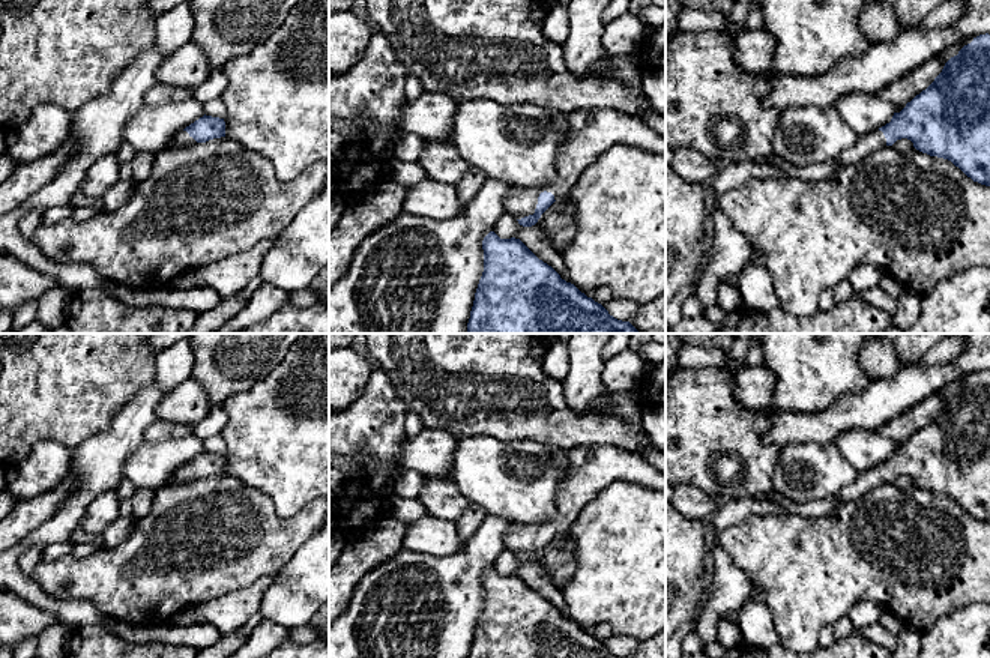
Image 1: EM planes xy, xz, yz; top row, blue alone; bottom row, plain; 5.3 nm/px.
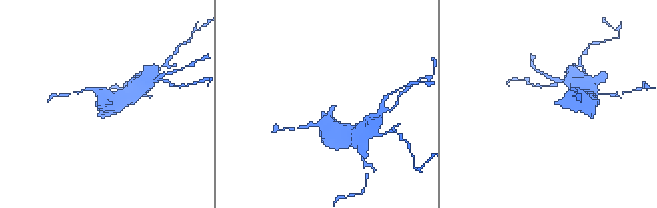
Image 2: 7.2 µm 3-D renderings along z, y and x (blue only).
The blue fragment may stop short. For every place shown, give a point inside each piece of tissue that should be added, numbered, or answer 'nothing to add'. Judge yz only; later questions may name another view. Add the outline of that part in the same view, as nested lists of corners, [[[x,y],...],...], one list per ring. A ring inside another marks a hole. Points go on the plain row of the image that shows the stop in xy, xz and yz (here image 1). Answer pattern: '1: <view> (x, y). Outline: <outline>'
1: yz (866, 481). Outline: [[[876,466],[858,473],[855,481],[844,487],[837,496],[841,502],[856,500],[883,482],[886,482],[886,475],[882,467]]]

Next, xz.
1: xz (591, 469). Outline: [[[590,445],[566,449],[568,469],[557,490],[556,515],[544,523],[511,523],[505,547],[517,556],[533,551],[538,533],[547,527],[556,538],[566,535],[583,506],[613,481],[629,481],[666,493],[666,473],[643,455],[613,445]]]

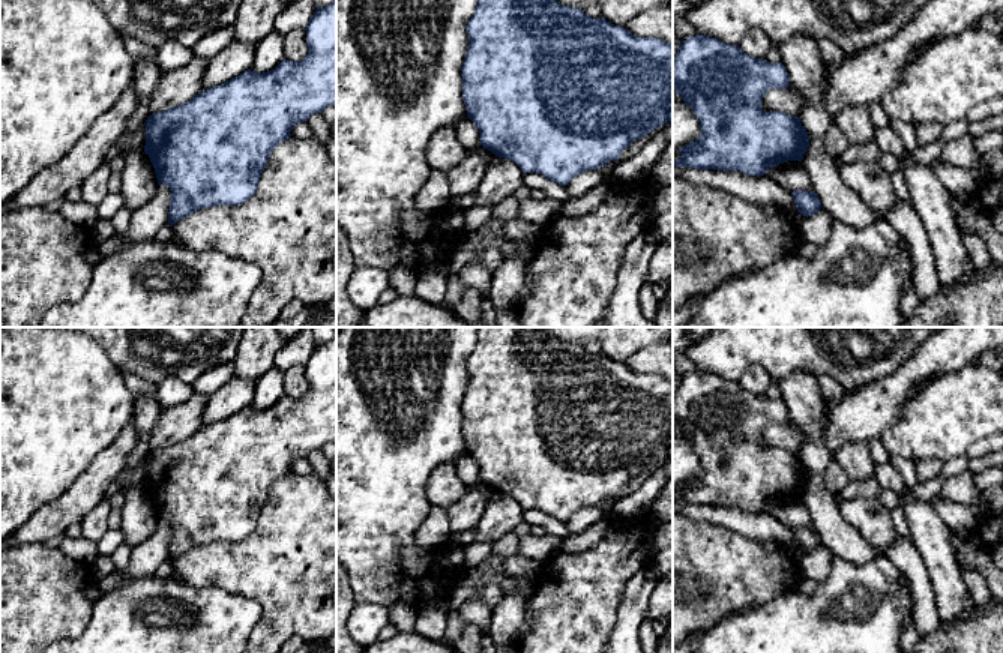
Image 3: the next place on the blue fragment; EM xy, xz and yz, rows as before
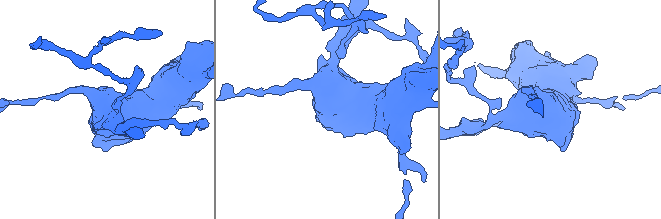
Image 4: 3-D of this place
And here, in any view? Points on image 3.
nothing to add

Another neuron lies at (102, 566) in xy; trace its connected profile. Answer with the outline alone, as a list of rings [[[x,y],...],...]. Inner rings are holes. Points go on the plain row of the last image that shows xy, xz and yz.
[[[98,557],[92,564],[93,570],[93,582],[96,584],[99,579],[107,576],[114,569],[110,557]]]

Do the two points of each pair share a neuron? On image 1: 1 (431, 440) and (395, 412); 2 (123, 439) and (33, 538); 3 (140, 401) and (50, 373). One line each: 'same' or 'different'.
1: different
2: same
3: different

